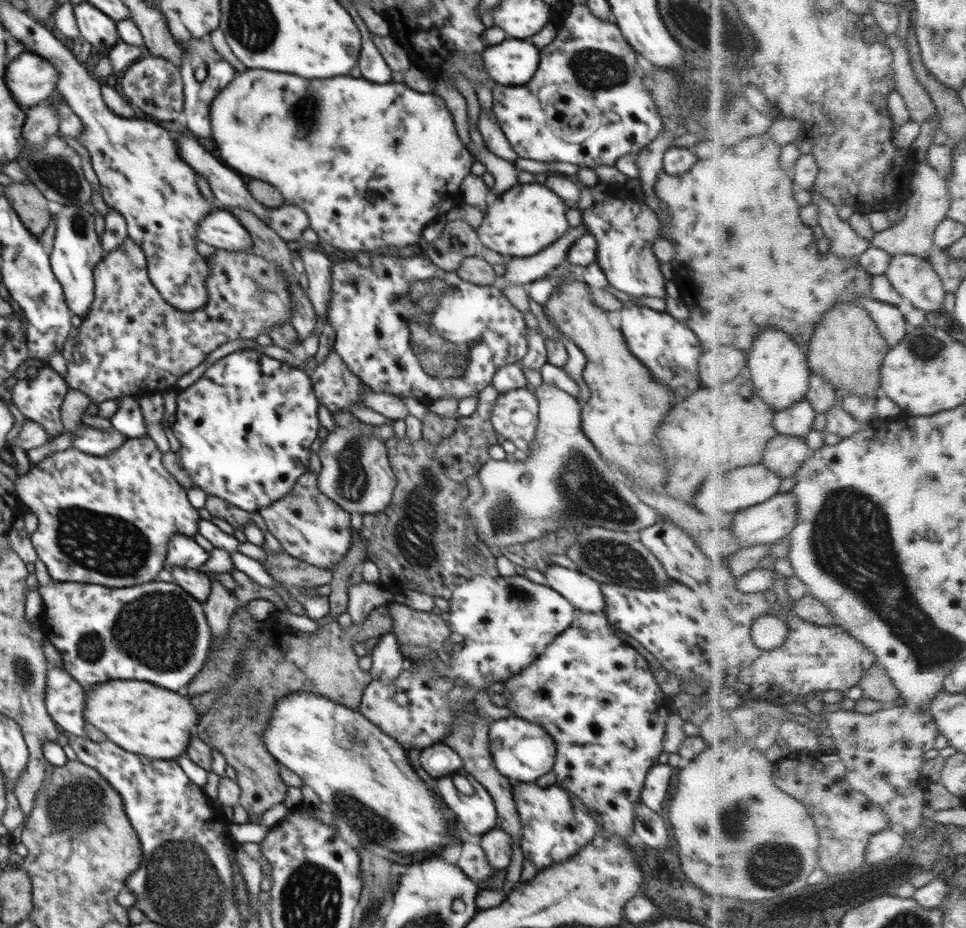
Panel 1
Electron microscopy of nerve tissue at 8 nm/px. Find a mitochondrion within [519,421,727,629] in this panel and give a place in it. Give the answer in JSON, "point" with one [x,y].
{"point":[587,492]}

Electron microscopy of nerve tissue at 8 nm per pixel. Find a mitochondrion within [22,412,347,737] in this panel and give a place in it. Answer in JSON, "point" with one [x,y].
{"point":[108,545]}

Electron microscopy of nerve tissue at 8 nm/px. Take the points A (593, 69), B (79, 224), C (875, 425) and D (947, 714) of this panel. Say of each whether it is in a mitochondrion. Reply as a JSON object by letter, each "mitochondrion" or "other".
{"A":"mitochondrion","B":"mitochondrion","C":"other","D":"other"}

